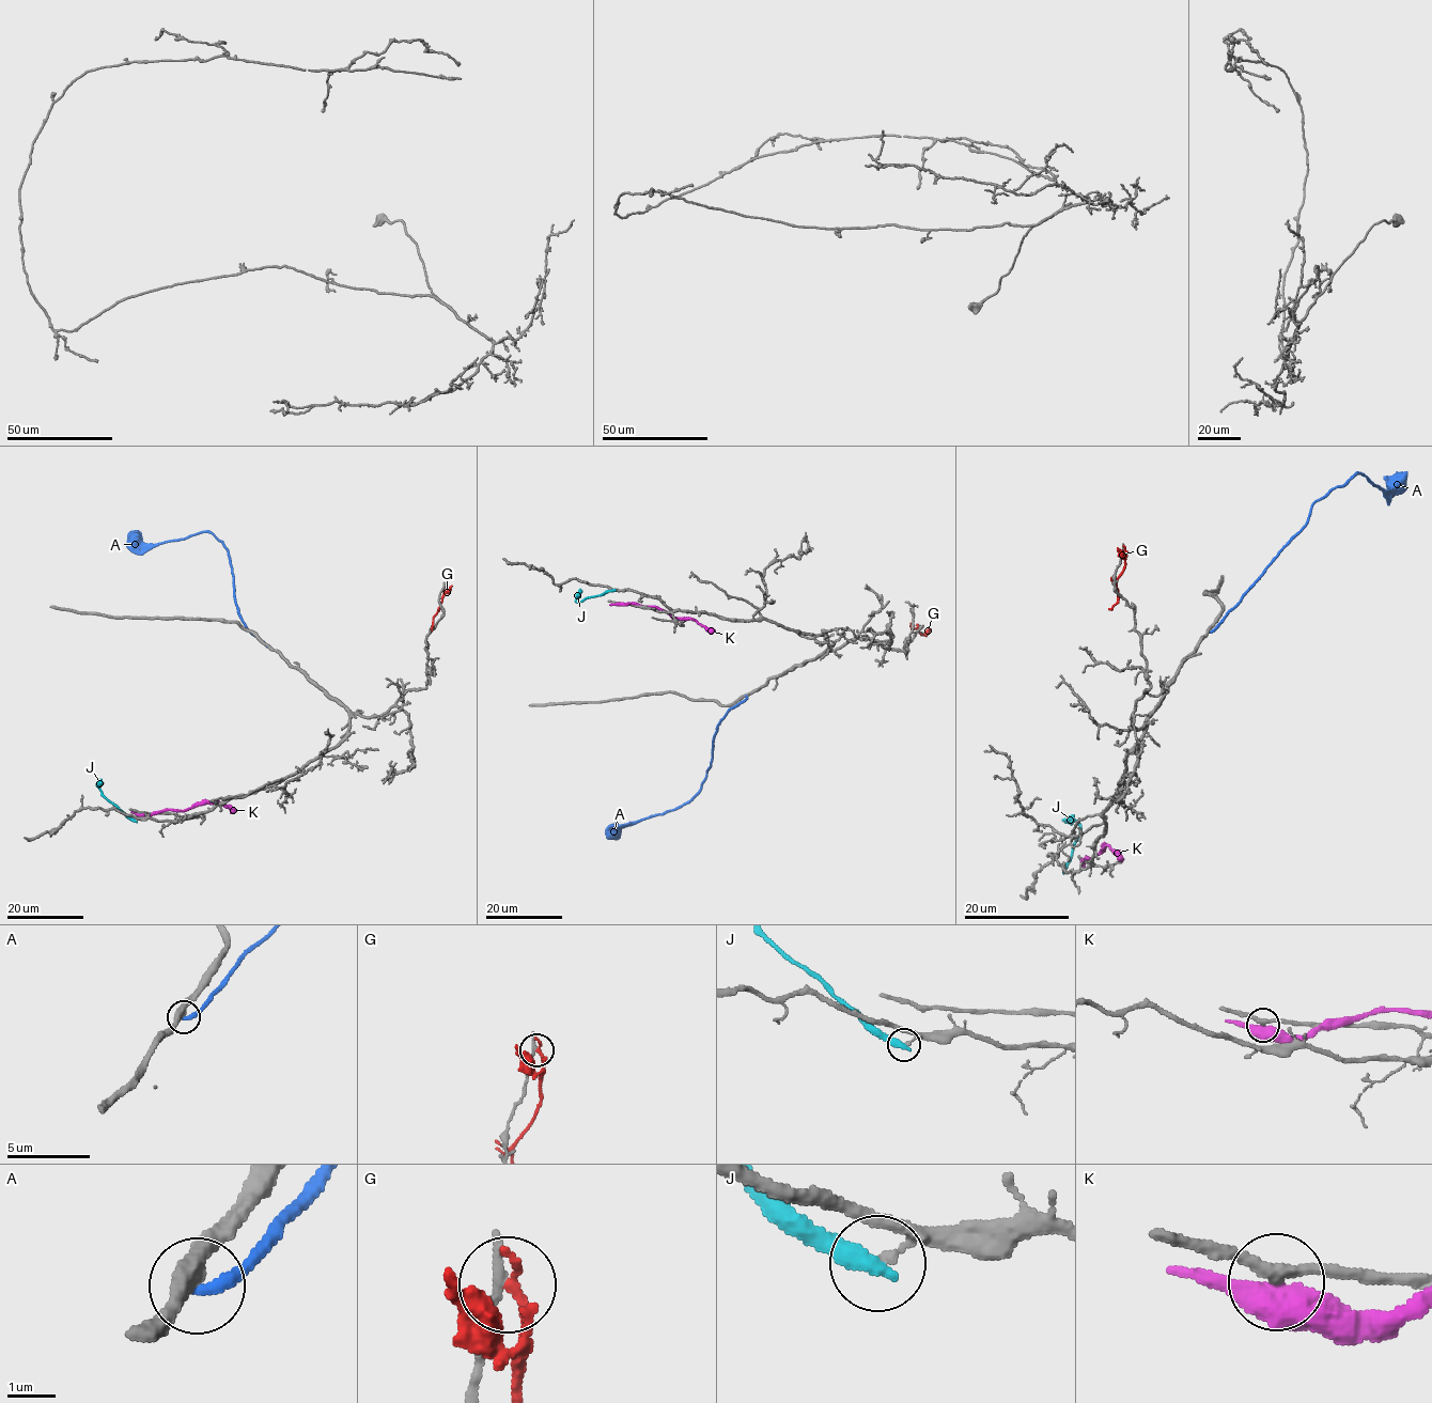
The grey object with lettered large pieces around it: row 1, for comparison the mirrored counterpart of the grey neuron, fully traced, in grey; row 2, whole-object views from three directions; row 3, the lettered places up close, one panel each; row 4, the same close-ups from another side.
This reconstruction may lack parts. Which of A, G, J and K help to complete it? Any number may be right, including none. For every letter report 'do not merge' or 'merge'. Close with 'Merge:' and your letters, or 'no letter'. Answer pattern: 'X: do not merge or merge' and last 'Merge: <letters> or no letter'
A: do not merge
G: do not merge
J: do not merge
K: do not merge
Merge: no letter

